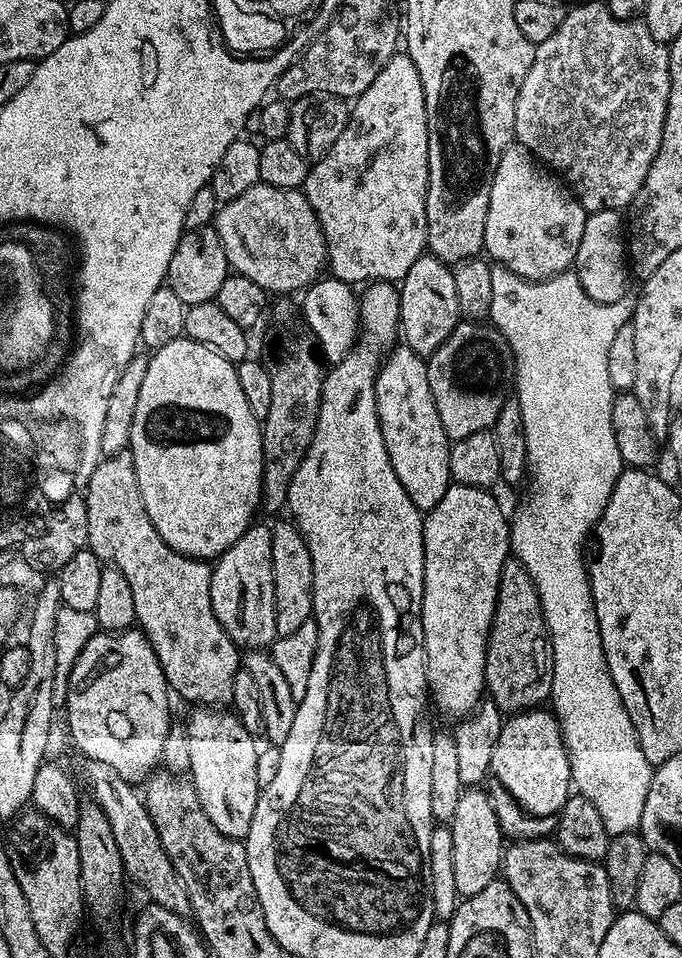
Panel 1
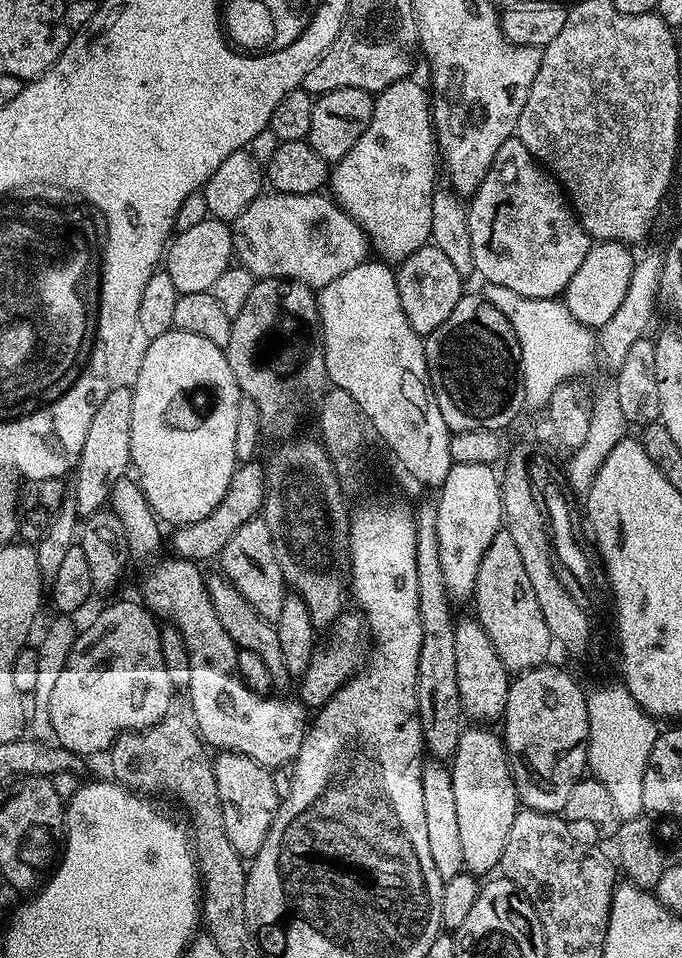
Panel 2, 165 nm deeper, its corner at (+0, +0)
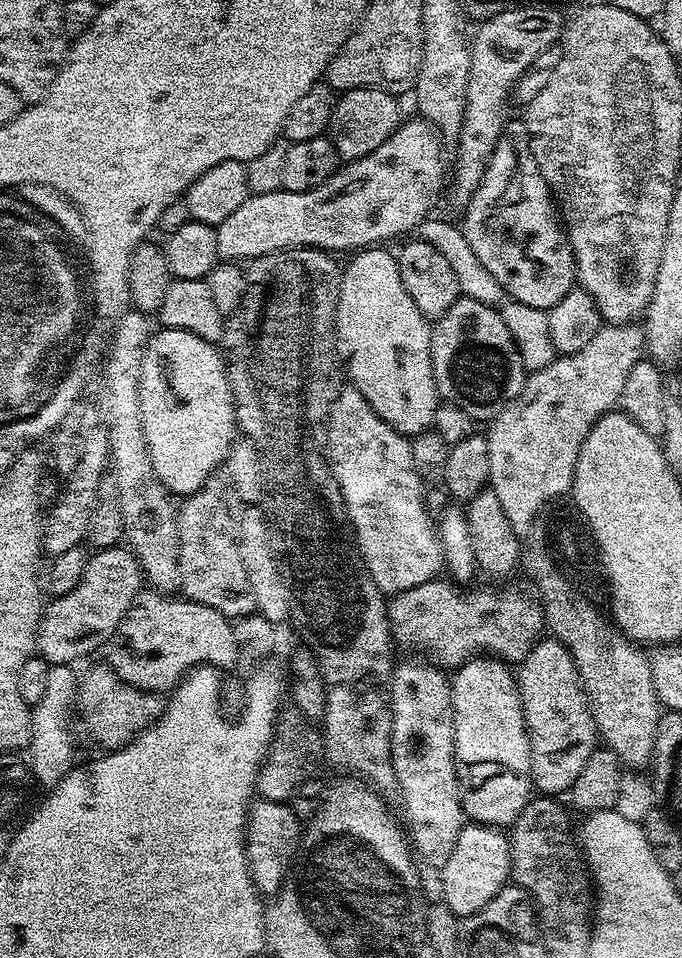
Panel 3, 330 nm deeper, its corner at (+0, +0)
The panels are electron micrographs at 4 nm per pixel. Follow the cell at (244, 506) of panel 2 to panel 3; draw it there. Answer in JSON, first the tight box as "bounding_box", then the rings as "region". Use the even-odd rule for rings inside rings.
{"bounding_box":[36,547,140,666],"region":[[[127,547],[93,551],[86,562],[86,570],[82,570],[82,582],[78,582],[70,594],[49,599],[43,605],[36,635],[36,652],[49,665],[72,666],[75,660],[90,655],[95,648],[103,649],[111,641],[126,610],[130,610],[140,591],[140,564]]]}

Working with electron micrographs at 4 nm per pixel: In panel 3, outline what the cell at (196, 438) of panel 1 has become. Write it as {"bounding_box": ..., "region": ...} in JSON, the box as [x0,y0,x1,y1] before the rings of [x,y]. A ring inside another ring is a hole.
{"bounding_box":[140,328,238,498],"region":[[[164,328],[160,333],[157,331],[144,352],[140,406],[142,430],[146,430],[146,446],[150,450],[150,462],[154,462],[154,474],[158,474],[169,493],[180,498],[192,495],[221,467],[238,428],[236,407],[232,404],[232,391],[221,353],[186,330]]]}

